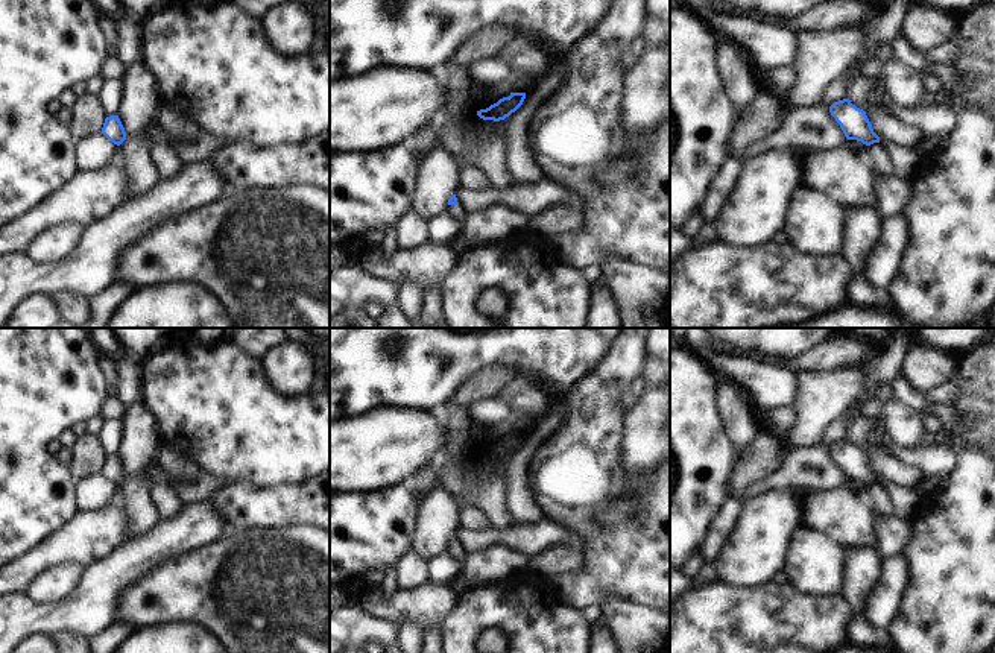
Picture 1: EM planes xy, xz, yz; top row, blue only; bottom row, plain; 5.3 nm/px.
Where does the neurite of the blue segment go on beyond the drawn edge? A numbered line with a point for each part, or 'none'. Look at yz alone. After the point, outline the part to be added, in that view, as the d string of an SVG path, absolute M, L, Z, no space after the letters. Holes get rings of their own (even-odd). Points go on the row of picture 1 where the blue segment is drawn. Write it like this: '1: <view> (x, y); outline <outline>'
1: yz (909, 164); outline M880 138L880 143L887 149L890 162L893 166L893 175L905 182L914 182L927 169L928 161L925 152L918 149L908 149L899 146L886 138Z

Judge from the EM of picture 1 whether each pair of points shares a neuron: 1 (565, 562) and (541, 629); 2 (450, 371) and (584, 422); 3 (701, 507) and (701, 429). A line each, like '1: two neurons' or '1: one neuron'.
1: two neurons
2: two neurons
3: one neuron

